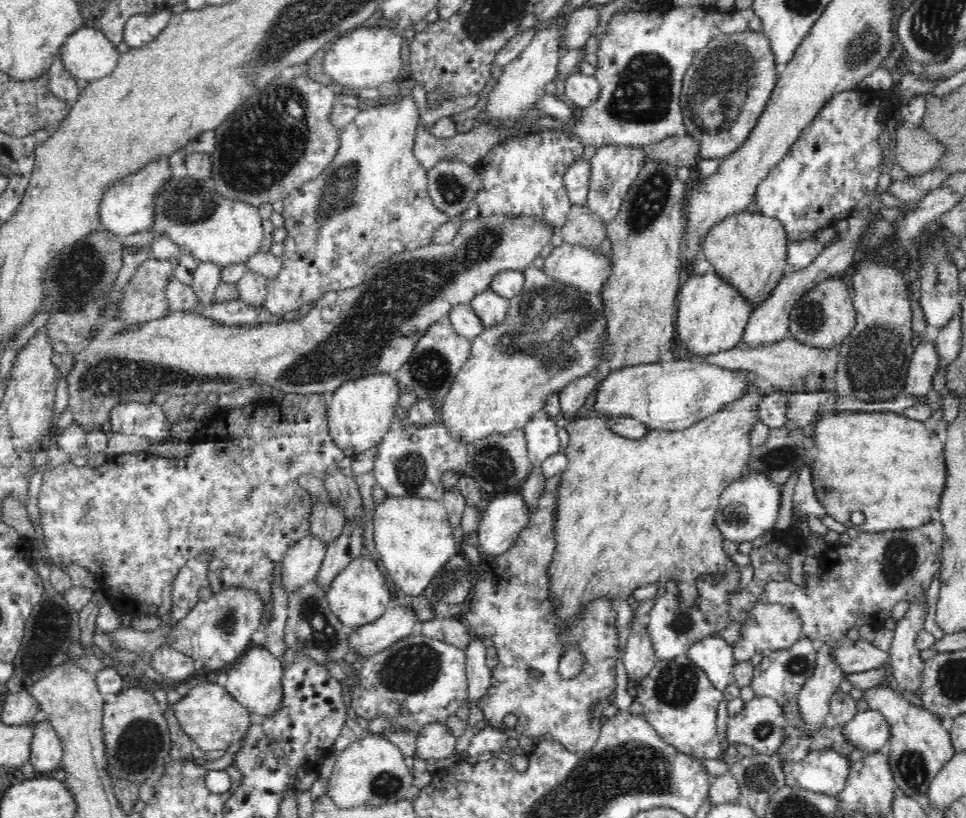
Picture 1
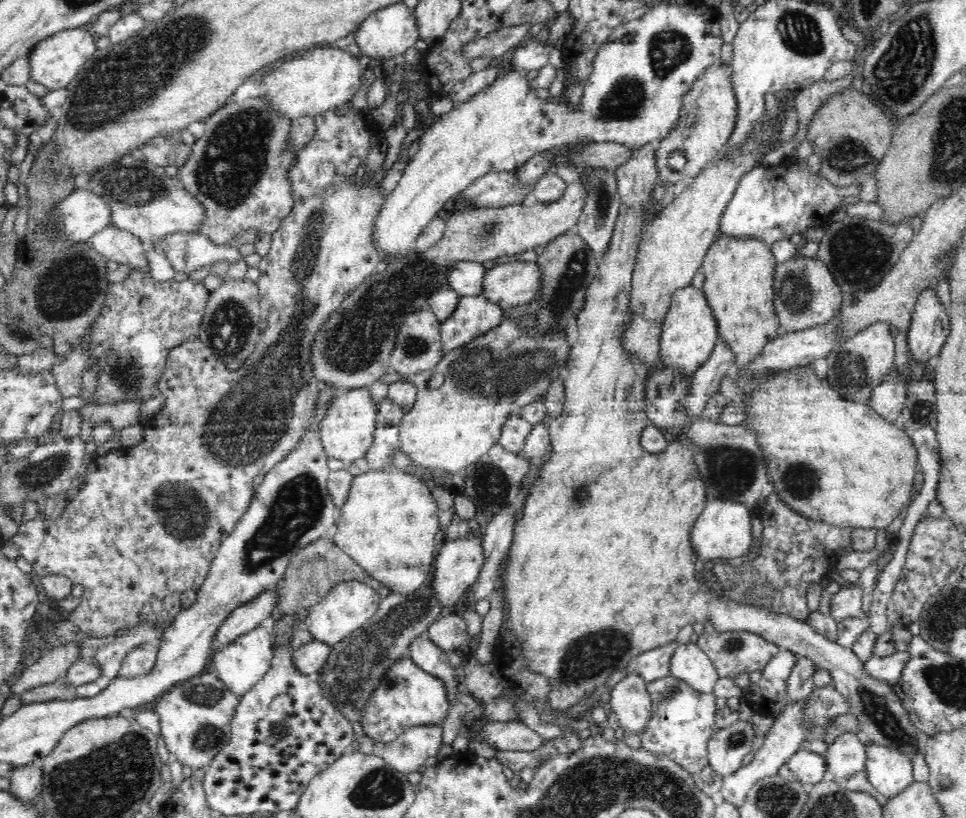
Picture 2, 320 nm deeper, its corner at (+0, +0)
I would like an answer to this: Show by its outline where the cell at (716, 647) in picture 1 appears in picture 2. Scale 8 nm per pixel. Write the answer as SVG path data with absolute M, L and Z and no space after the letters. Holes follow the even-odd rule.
M690 641L676 648L670 664L670 674L705 693L713 692L720 677L706 651L698 643Z

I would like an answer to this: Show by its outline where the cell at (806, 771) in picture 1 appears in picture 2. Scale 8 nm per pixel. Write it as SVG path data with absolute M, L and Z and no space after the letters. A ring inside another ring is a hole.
M801 749L788 760L785 771L796 775L802 784L810 787L826 780L828 770L829 766L821 754Z

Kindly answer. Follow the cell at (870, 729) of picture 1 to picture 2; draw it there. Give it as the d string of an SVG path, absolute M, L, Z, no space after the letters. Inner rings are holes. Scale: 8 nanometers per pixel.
M846 732L838 736L830 744L825 760L829 766L826 781L845 785L852 775L865 771L867 762L865 737L856 732Z

